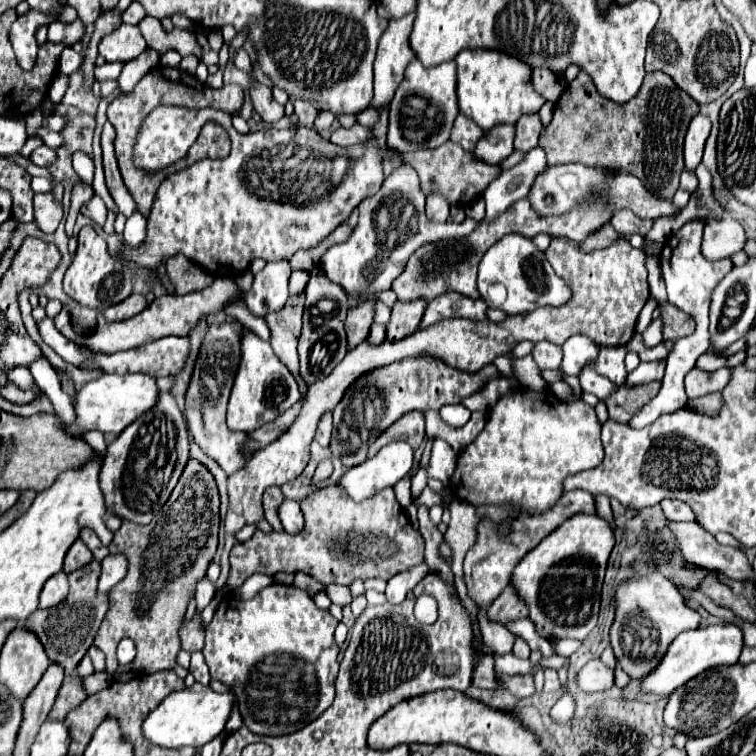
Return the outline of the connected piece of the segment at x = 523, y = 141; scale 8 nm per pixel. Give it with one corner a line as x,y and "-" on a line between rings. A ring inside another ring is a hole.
538,113
520,117
520,121
516,123
516,141
514,141
514,147
524,151
524,153
528,153
530,149
534,149
538,145
540,131
542,131
542,123
540,123

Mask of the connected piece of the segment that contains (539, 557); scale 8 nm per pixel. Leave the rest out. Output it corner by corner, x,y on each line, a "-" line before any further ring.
580,513
564,521
522,557
522,563
516,565
510,577
510,587
530,607
530,621
542,637
582,641
596,627
600,591
612,547
614,533
610,525
598,515

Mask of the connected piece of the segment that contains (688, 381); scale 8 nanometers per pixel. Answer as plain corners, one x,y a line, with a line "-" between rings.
694,367
686,379
684,379
684,387
686,387
686,395
688,399
694,399
694,397
700,397
700,395
706,395
706,393
712,393
712,391
718,391
722,389
722,379
728,375
730,377
730,371
734,367
722,367
714,373
706,373
698,367

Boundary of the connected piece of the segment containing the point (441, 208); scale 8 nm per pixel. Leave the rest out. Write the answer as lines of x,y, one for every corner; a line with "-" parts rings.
438,193
428,195
426,197
426,215
430,217
430,221
448,221
448,201

